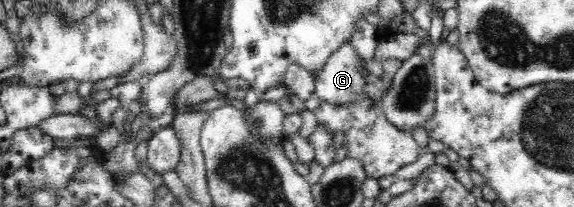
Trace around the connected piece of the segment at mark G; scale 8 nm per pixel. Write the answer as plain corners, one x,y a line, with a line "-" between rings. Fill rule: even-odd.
344,43
330,54
315,77
316,96
336,106
354,103
367,95
364,88
368,82
364,74
368,74
364,57
360,57
350,43

